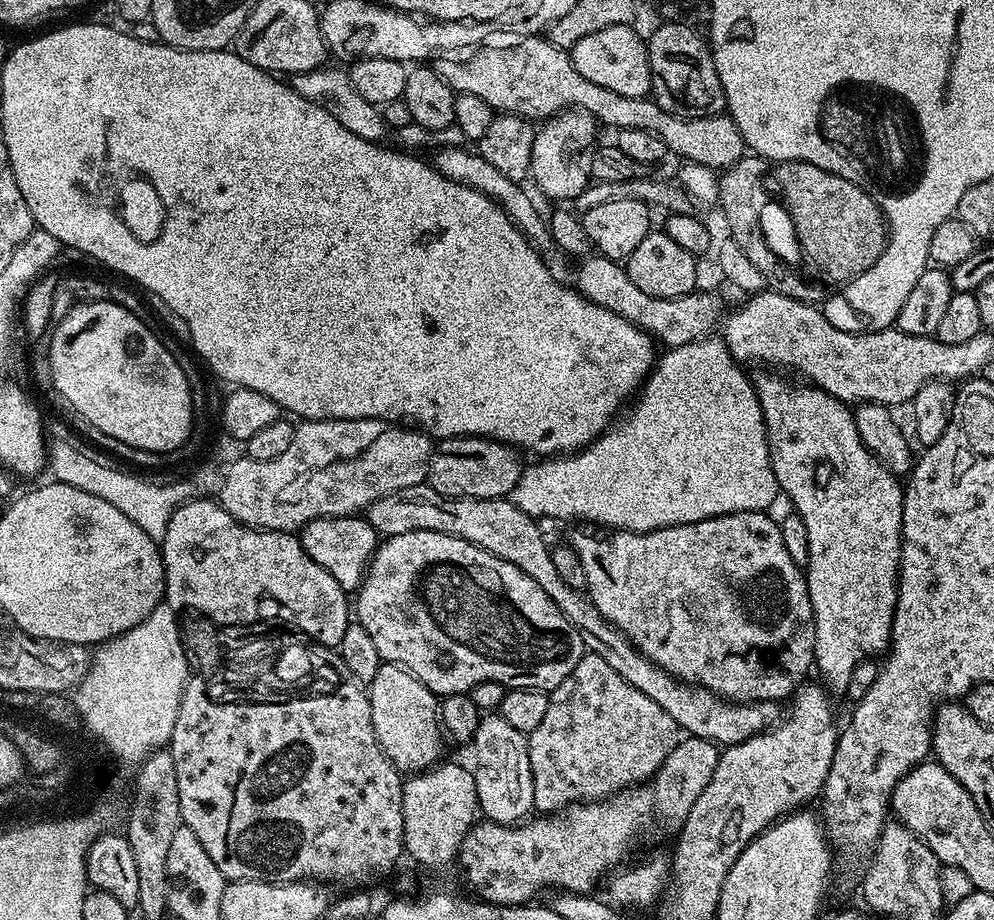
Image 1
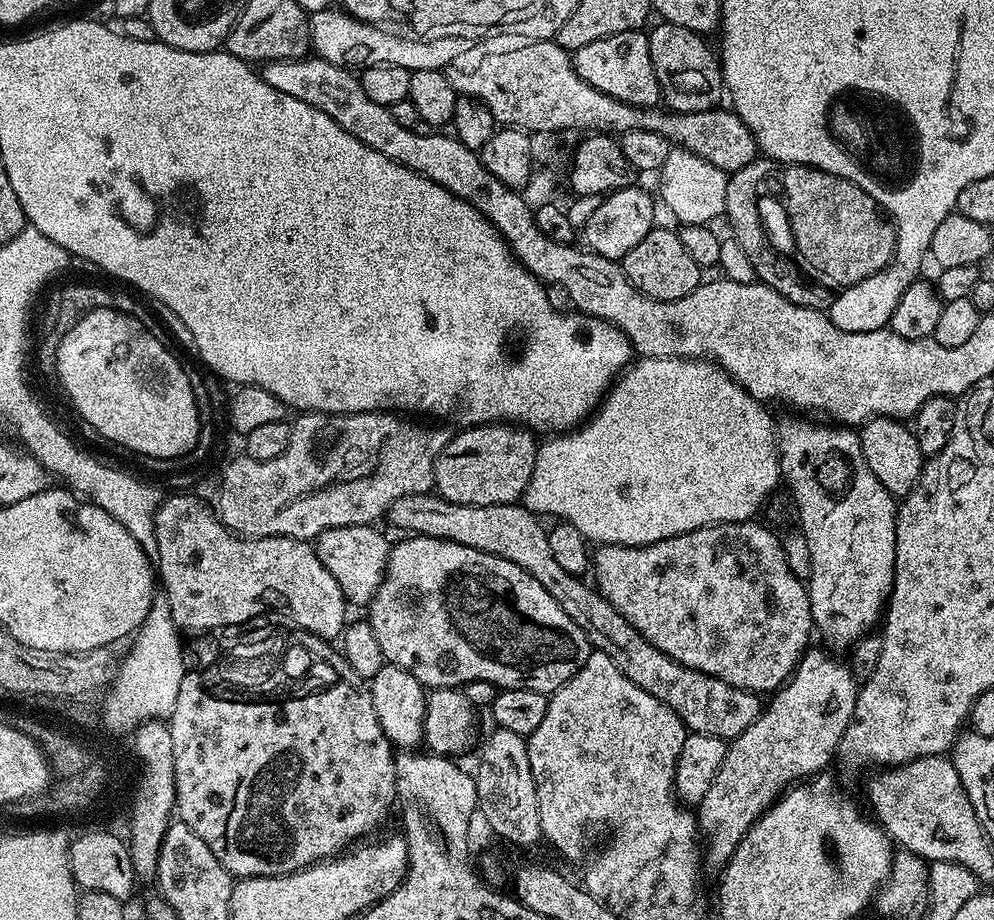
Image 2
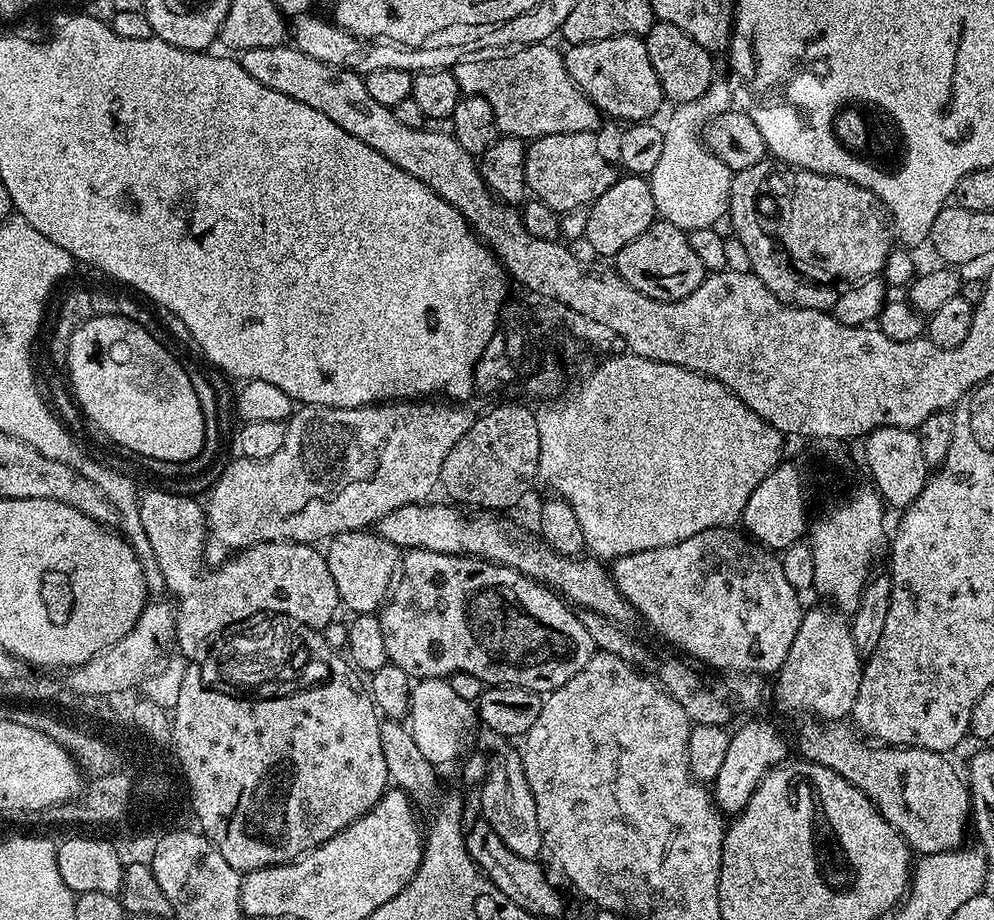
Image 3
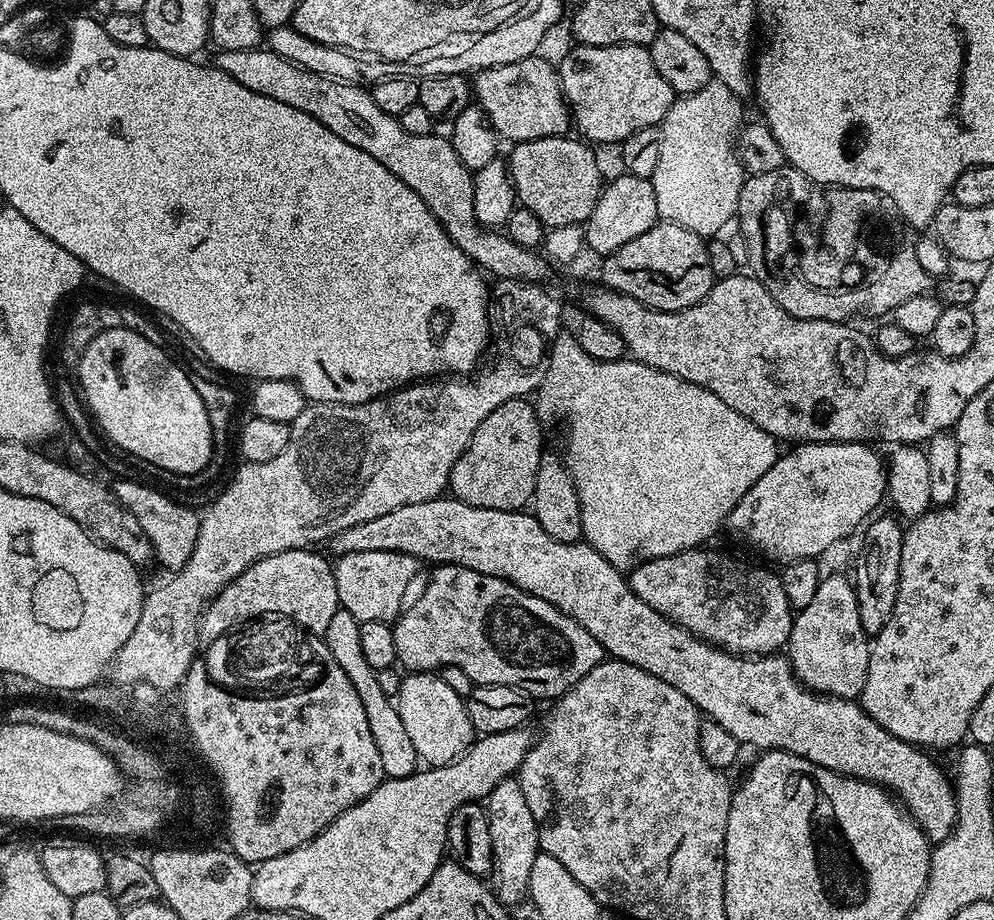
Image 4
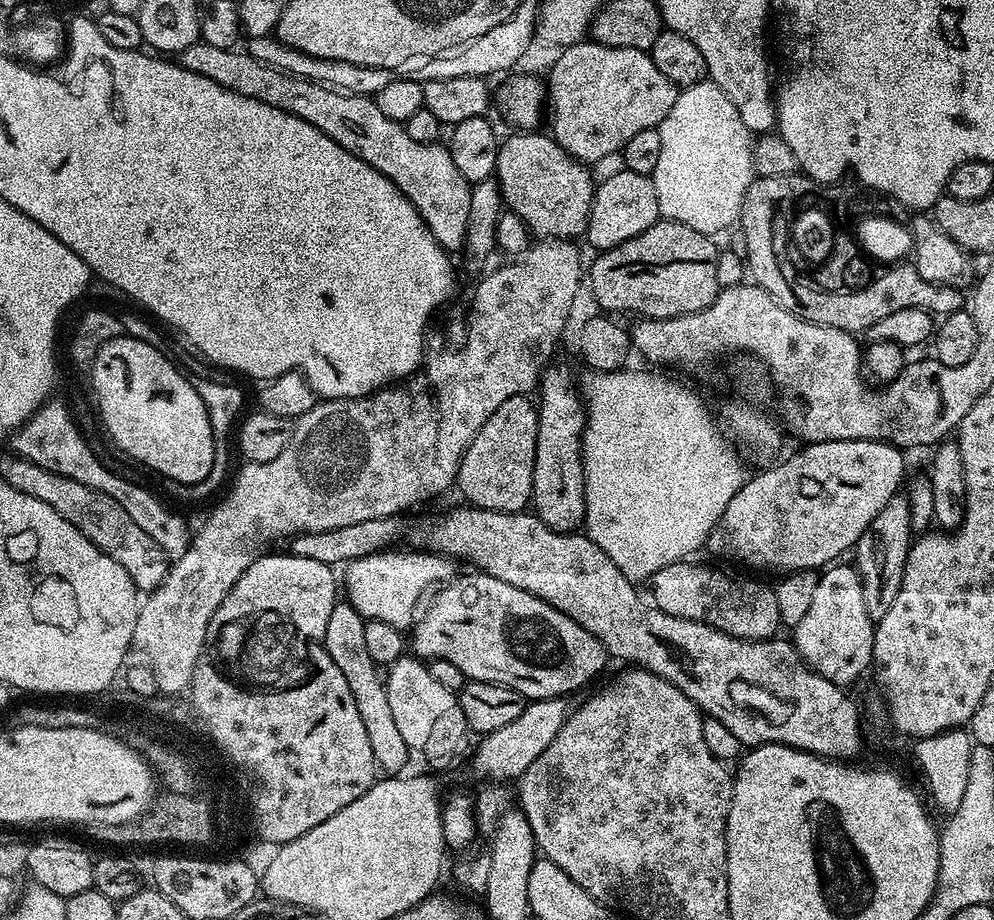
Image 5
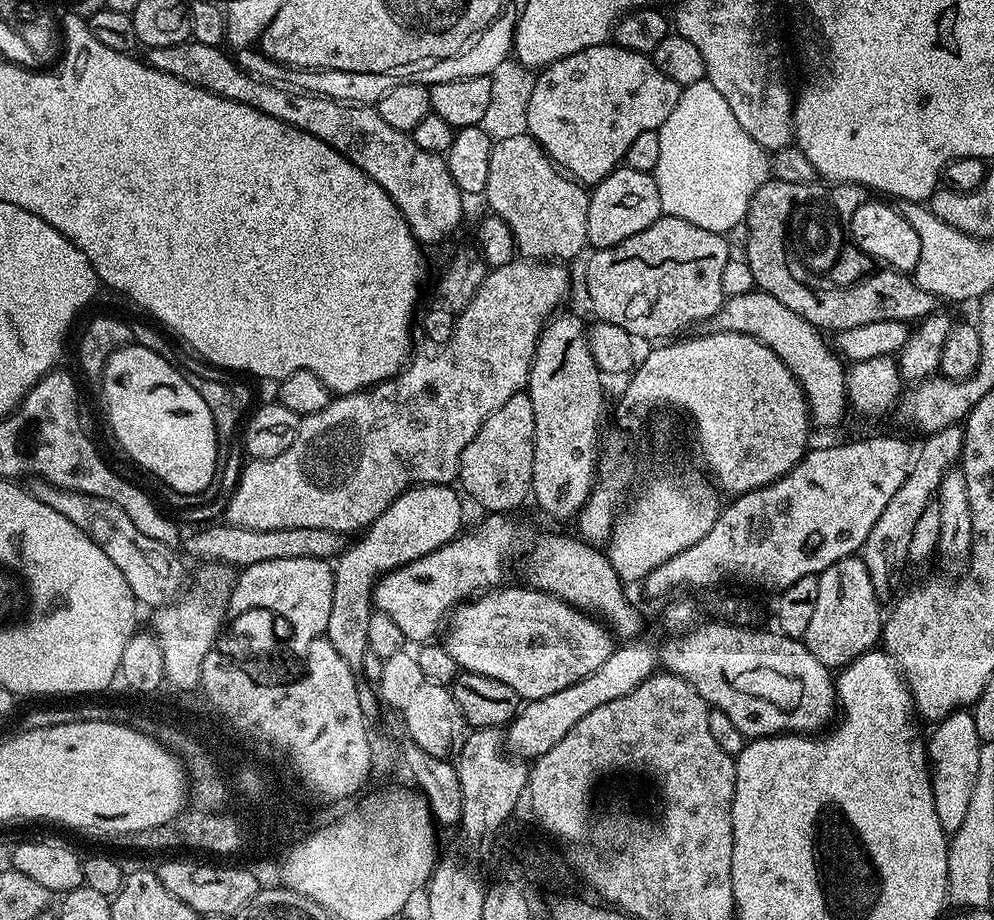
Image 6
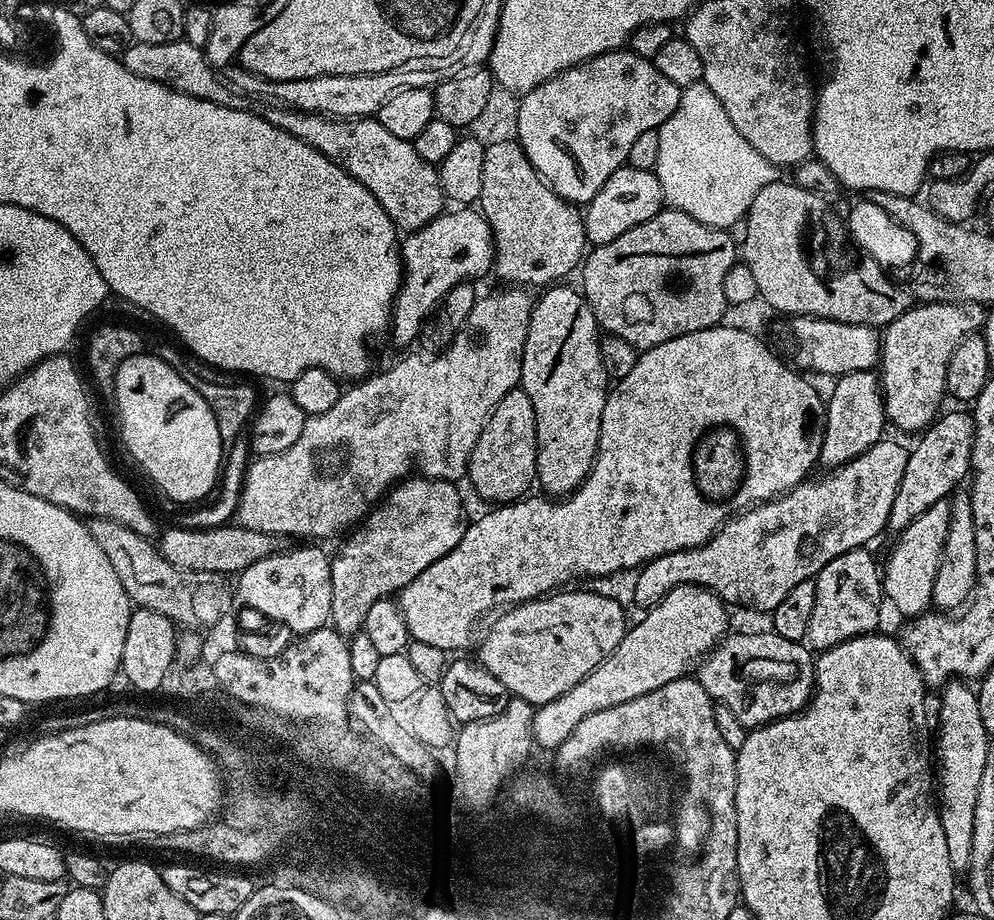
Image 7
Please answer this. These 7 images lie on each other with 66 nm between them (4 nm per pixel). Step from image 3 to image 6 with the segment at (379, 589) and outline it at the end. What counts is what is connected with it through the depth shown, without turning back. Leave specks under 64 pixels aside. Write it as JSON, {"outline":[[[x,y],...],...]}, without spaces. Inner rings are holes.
{"outline":[[[488,514],[483,518],[473,532],[465,531],[446,546],[410,562],[405,568],[385,572],[376,581],[372,592],[375,611],[394,618],[405,641],[431,641],[435,637],[432,635],[445,627],[453,611],[464,601],[505,583],[504,571],[516,552],[520,528],[508,514]]]}

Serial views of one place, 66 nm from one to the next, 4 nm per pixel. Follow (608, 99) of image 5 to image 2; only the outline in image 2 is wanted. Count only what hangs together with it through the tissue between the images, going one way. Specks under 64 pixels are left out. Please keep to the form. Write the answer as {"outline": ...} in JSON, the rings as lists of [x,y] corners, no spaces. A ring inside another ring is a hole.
{"outline":[[[647,31],[623,32],[610,38],[598,38],[598,42],[590,42],[577,50],[572,56],[572,64],[579,76],[590,86],[594,86],[594,90],[610,94],[610,98],[619,100],[621,104],[635,108],[654,108],[661,103],[658,78],[654,74],[654,62],[650,58]]]}

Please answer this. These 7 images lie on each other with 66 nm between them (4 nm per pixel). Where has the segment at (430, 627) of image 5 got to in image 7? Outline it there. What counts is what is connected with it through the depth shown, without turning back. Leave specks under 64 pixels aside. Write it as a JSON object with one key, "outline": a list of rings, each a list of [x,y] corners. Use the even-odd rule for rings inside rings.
{"outline":[[[560,590],[555,594],[540,597],[539,600],[528,600],[524,604],[513,604],[507,610],[501,611],[500,616],[488,628],[488,633],[484,636],[484,641],[480,644],[480,656],[478,662],[490,674],[494,674],[494,678],[498,678],[498,682],[502,682],[502,686],[506,686],[506,690],[515,699],[525,700],[527,704],[539,706],[546,702],[554,702],[554,698],[558,698],[562,694],[566,694],[566,690],[570,690],[570,686],[578,686],[578,682],[582,682],[582,678],[586,678],[586,674],[590,674],[590,670],[594,670],[613,652],[618,646],[618,642],[622,642],[626,631],[626,623],[624,624],[624,608],[616,600],[611,600],[608,596],[603,596],[600,592],[564,592],[568,590]]]}

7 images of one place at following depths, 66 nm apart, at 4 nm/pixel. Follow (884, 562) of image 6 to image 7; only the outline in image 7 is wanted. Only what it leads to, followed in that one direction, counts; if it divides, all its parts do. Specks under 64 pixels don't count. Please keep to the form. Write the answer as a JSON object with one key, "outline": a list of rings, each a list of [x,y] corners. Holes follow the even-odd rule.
{"outline":[[[941,411],[936,419],[919,433],[916,445],[911,445],[906,470],[902,474],[902,482],[898,482],[898,494],[894,494],[894,506],[890,506],[890,518],[887,531],[893,534],[904,532],[910,526],[910,522],[919,520],[922,514],[926,514],[935,508],[940,500],[948,500],[965,483],[972,466],[972,447],[974,446],[974,434],[976,433],[976,421],[973,413],[968,412],[944,412]]]}

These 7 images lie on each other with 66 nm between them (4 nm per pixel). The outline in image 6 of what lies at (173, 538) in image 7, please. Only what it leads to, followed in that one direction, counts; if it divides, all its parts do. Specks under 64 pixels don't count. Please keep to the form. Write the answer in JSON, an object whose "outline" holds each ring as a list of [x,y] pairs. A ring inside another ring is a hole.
{"outline":[[[224,522],[201,527],[201,532],[192,532],[183,541],[184,548],[196,562],[226,564],[236,570],[254,566],[258,562],[274,562],[278,558],[318,558],[335,561],[348,547],[350,540],[345,533],[334,530],[317,530],[315,526],[294,526],[286,530],[250,530],[233,528]]]}

